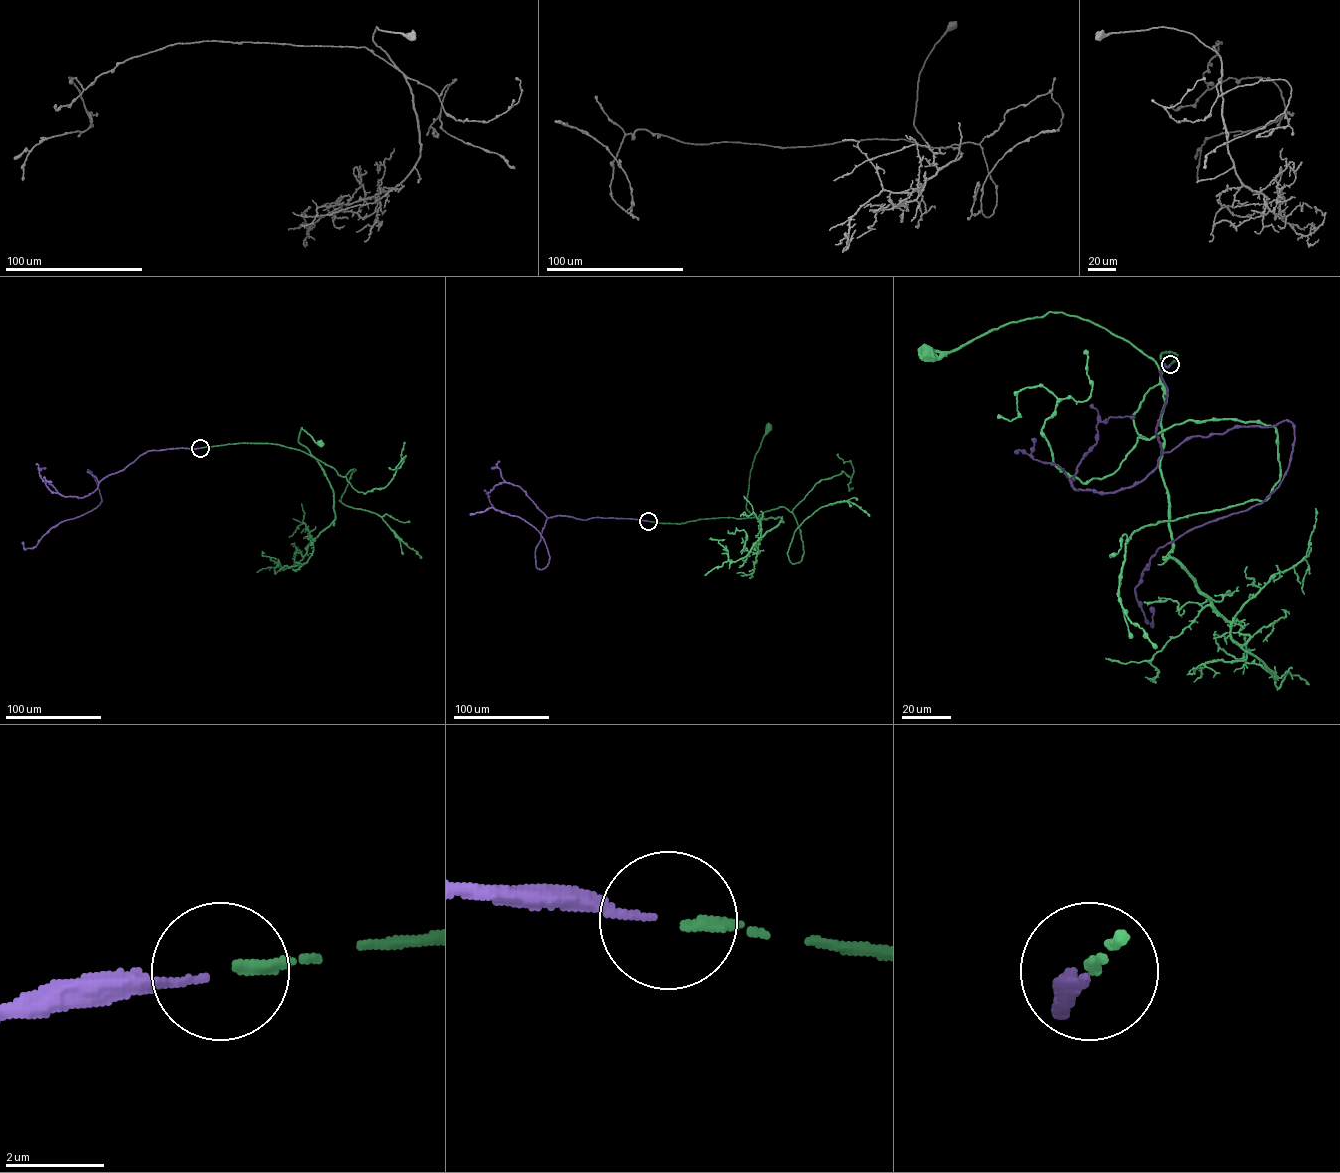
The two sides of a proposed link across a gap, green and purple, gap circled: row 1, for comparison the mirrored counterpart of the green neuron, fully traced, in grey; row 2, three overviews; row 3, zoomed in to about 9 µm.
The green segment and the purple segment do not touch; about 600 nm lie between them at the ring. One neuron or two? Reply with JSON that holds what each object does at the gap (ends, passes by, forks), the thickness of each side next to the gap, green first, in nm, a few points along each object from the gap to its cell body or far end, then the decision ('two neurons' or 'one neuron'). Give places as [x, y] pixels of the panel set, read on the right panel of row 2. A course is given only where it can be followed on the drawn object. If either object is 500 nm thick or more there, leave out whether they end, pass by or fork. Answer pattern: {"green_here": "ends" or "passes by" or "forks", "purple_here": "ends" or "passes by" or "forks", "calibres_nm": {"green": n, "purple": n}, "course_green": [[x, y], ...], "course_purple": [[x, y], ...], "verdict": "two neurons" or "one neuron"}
{"green_here": "ends", "purple_here": "ends", "calibres_nm": {"green": 240, "purple": 130}, "course_green": [[1170, 364], [1177, 355], [1162, 353], [1160, 382], [1159, 367], [1128, 342], [1086, 320], [1047, 312], [928, 354]], "course_purple": [[1170, 364], [1163, 452], [1288, 420], [1294, 441], [1262, 502], [1159, 547], [1135, 589], [1151, 624], [1151, 607]], "verdict": "one neuron"}

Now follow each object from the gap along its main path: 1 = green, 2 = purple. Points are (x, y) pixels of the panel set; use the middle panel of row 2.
1: (649, 521), (681, 524), (722, 517), (758, 517), (752, 514), (746, 505), (750, 472), (768, 427)
2: (648, 521), (548, 517), (535, 549), (536, 567), (542, 569), (548, 552), (530, 524), (492, 507), (470, 514)

